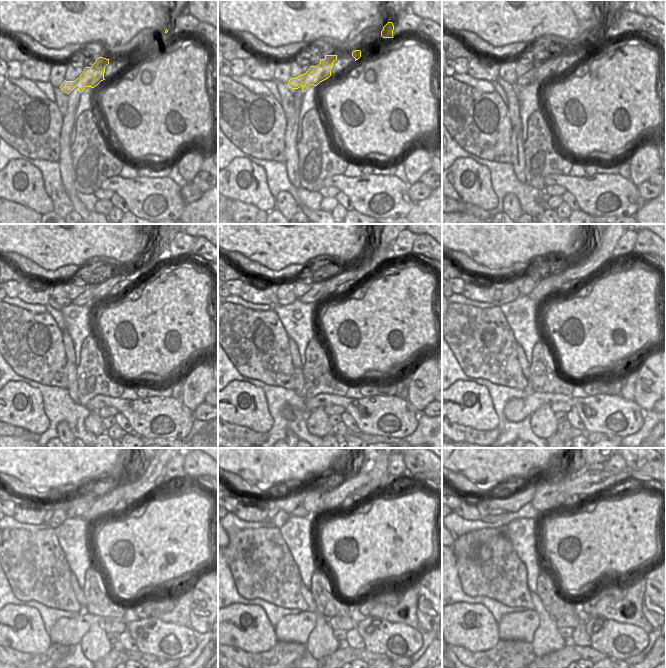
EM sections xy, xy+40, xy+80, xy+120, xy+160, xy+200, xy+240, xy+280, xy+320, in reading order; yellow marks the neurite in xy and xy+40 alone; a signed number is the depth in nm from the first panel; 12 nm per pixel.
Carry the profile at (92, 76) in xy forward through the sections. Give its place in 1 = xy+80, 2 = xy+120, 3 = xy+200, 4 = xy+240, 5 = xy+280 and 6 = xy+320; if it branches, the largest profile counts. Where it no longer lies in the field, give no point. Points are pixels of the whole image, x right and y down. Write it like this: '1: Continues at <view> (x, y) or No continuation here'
1: Continues at xy+80 (542, 72)
2: Continues at xy+120 (160, 252)
3: Continues at xy+200 (601, 251)
4: Continues at xy+240 (148, 477)
5: Continues at xy+280 (365, 485)
6: Continues at xy+320 (578, 487).

